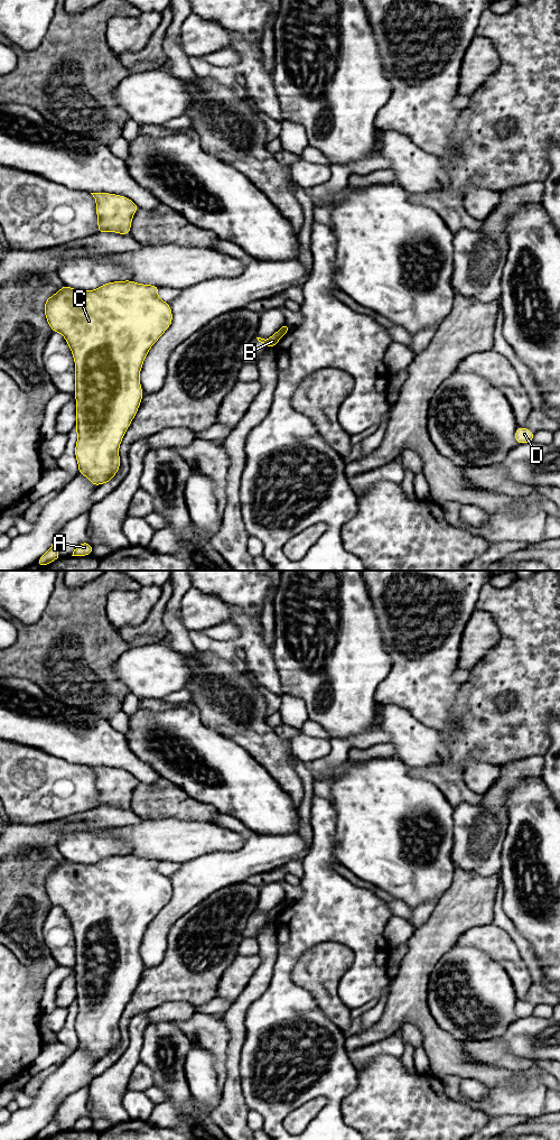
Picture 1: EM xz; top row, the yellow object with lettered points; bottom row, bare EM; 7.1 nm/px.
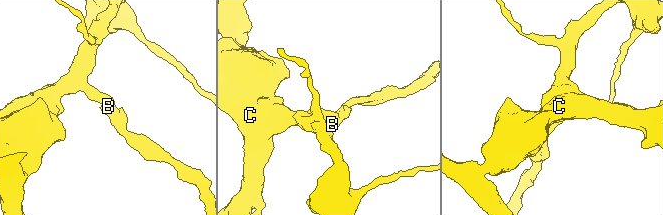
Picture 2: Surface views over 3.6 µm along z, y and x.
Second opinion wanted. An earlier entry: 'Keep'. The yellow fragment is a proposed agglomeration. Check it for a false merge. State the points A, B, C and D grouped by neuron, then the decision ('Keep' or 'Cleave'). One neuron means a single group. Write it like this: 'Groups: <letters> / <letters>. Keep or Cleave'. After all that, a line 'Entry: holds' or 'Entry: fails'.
Groups: A C D / B. Cleave
Entry: fails

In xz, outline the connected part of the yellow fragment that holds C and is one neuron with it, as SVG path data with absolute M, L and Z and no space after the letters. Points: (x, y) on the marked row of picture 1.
M131 280L112 281L93 290L63 286L46 299L44 312L53 332L60 333L68 344L75 362L76 433L75 457L78 473L93 485L109 483L120 469L119 447L133 420L143 392L140 371L151 346L172 322L170 305L158 297L160 287Z

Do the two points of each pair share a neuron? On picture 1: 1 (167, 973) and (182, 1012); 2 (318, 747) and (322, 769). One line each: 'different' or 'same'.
1: different
2: different

